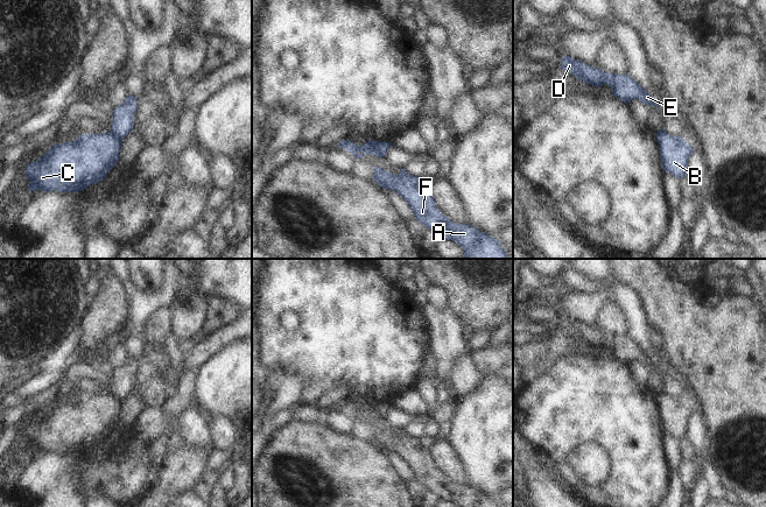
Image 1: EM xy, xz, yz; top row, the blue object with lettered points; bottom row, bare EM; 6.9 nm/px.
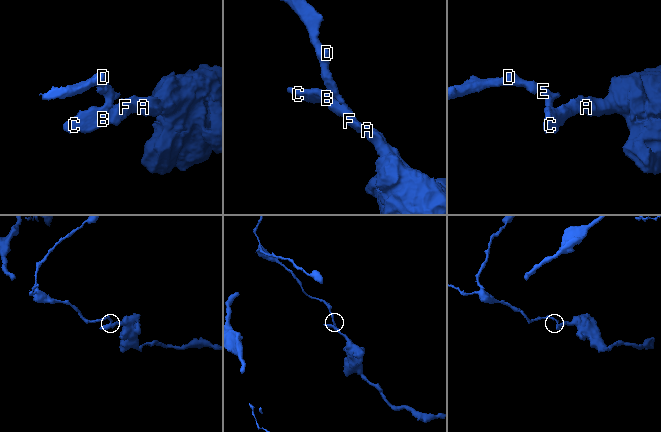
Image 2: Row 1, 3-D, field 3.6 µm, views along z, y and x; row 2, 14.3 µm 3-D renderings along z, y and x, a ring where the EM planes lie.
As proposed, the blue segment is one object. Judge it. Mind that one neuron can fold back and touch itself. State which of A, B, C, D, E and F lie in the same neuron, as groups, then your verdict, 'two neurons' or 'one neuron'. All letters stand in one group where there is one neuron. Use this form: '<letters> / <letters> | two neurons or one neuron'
A B C F / D E | two neurons

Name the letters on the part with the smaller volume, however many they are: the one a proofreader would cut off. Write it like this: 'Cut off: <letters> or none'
Cut off: D, E.

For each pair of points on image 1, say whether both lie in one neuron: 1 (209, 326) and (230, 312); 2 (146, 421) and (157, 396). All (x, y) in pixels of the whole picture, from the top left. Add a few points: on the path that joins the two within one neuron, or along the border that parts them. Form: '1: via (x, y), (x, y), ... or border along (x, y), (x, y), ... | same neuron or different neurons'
1: via (213, 322), (225, 312) | same neuron
2: border along (145, 406), (153, 408) | different neurons

